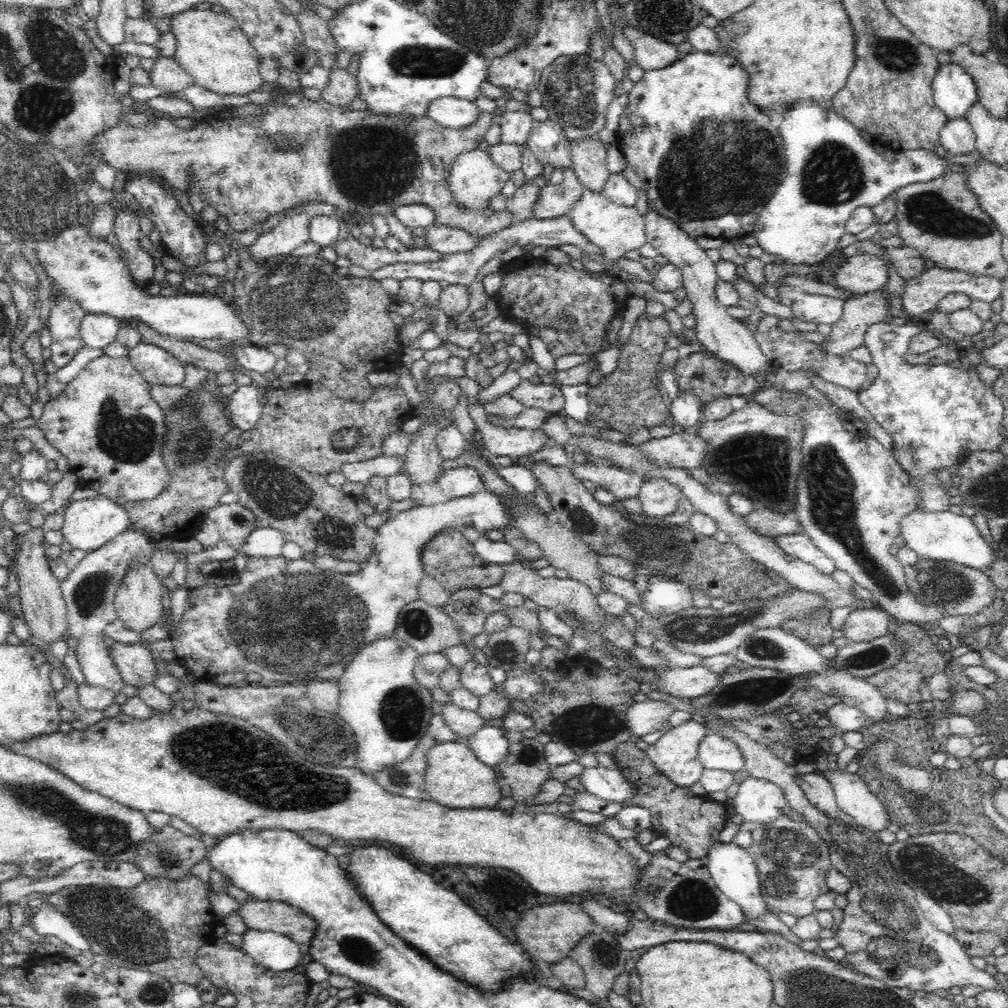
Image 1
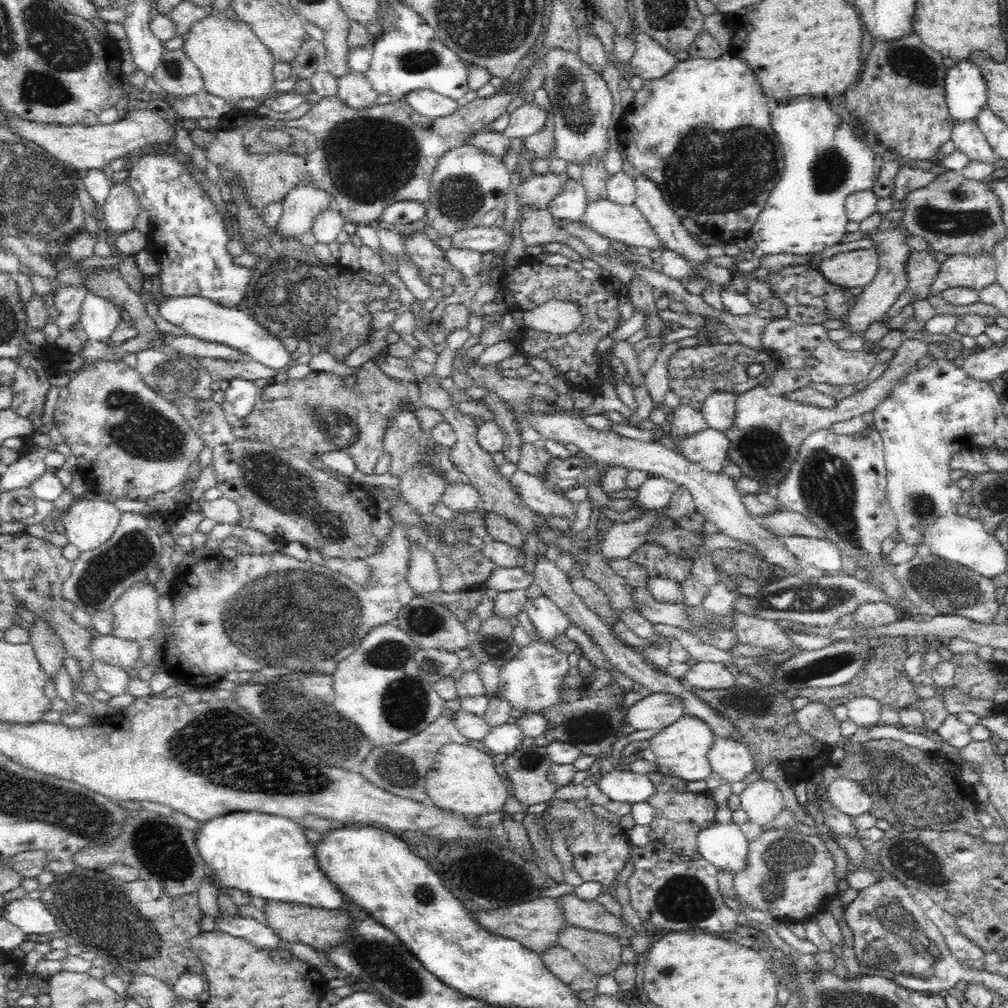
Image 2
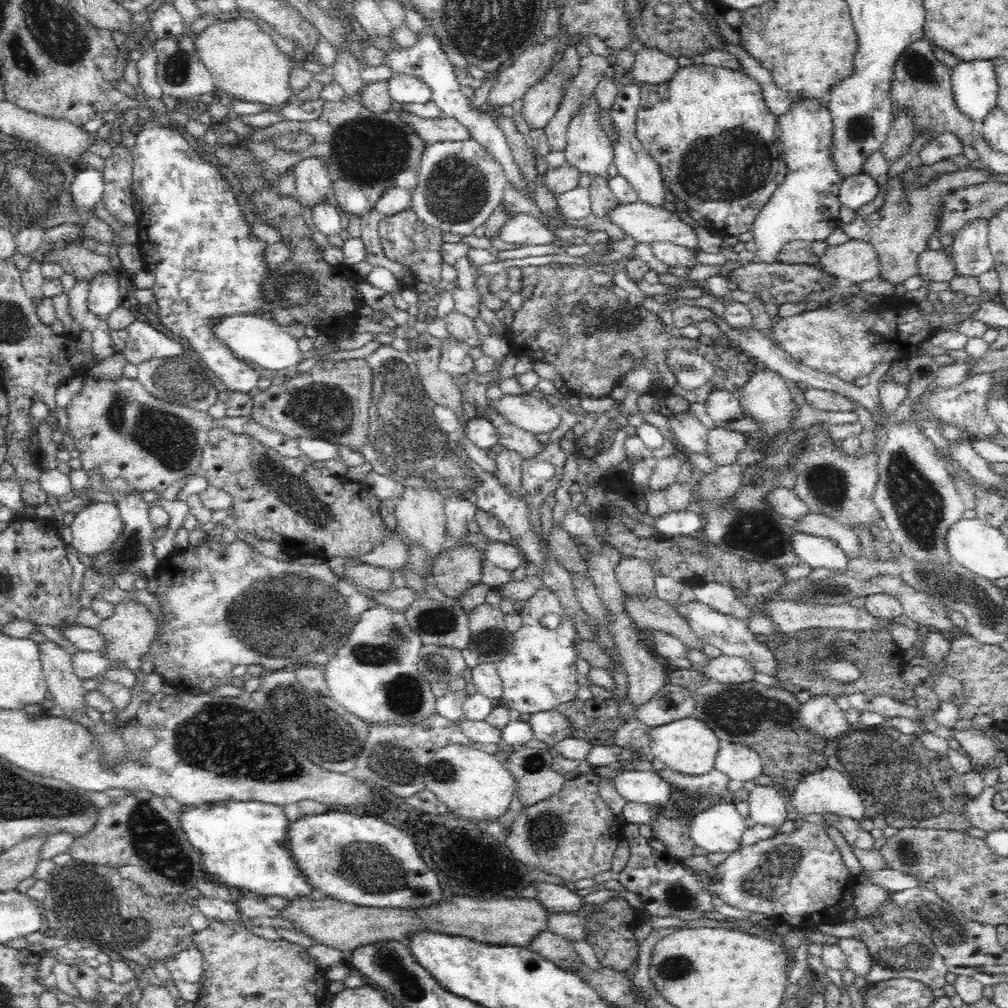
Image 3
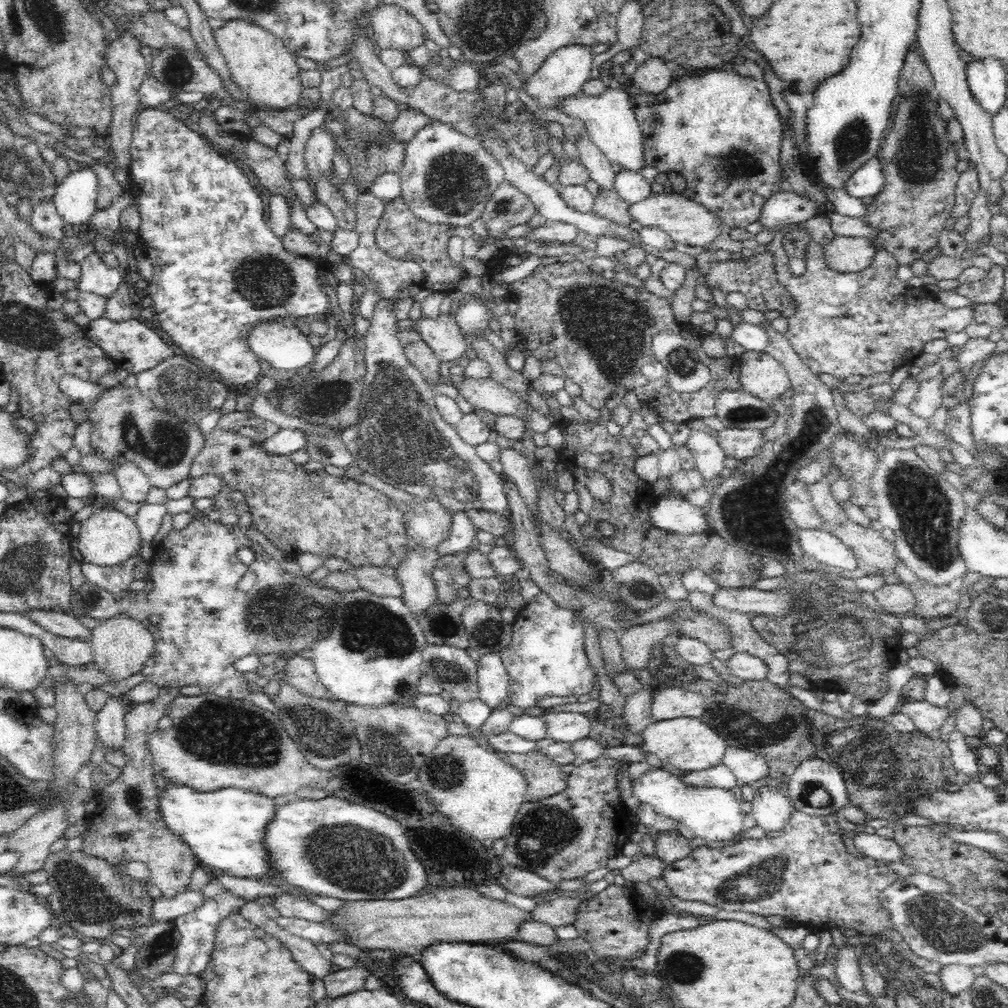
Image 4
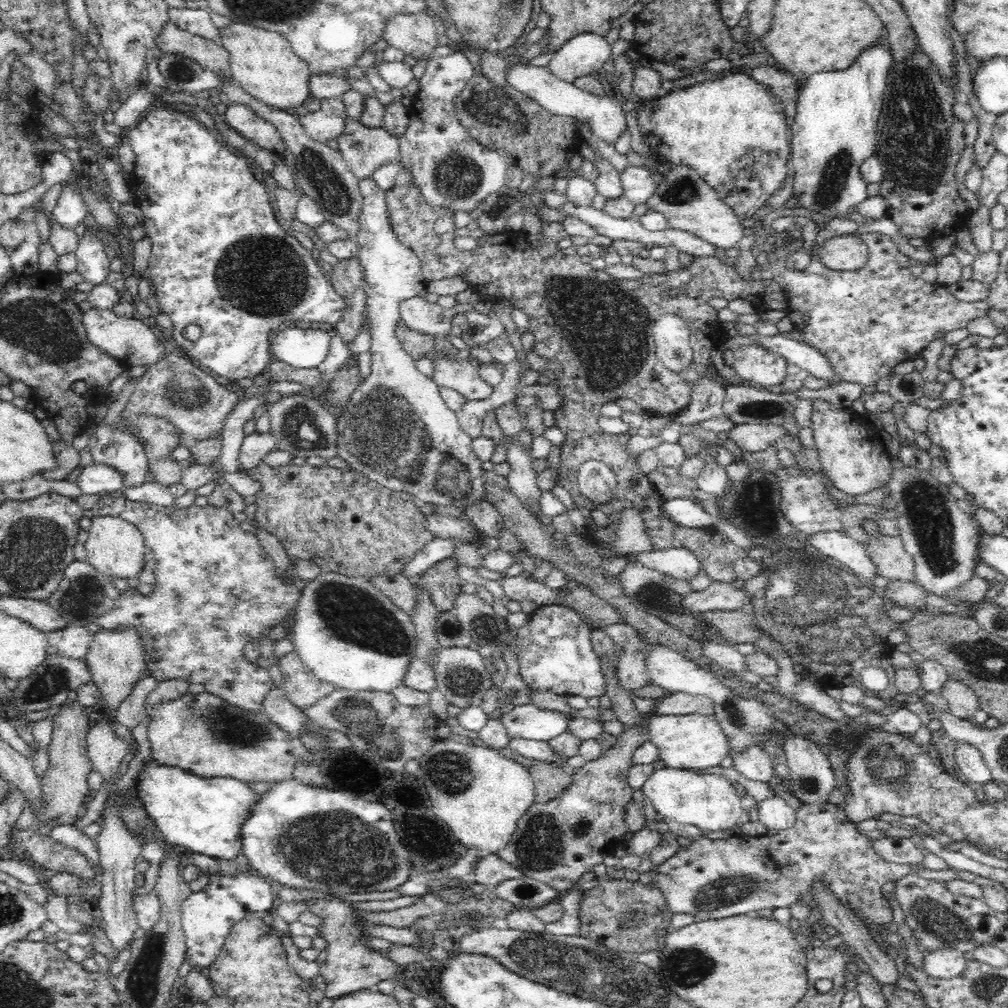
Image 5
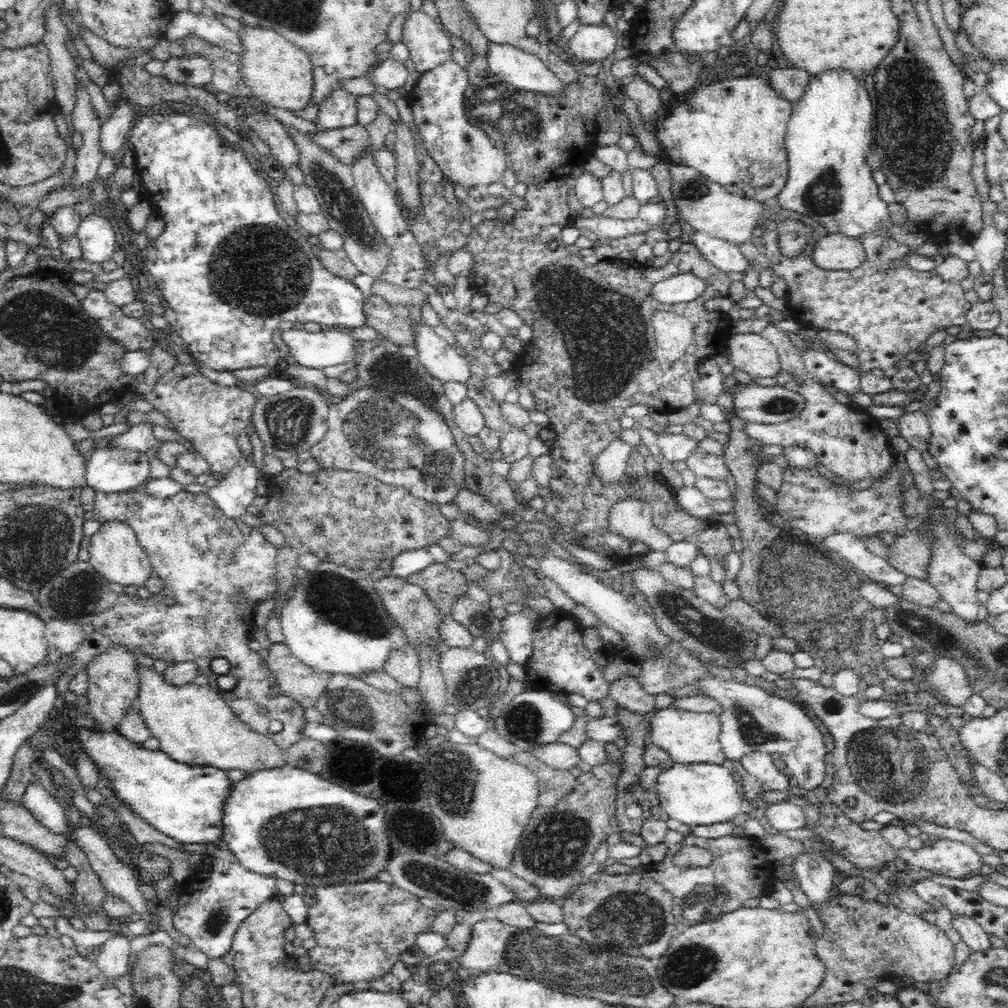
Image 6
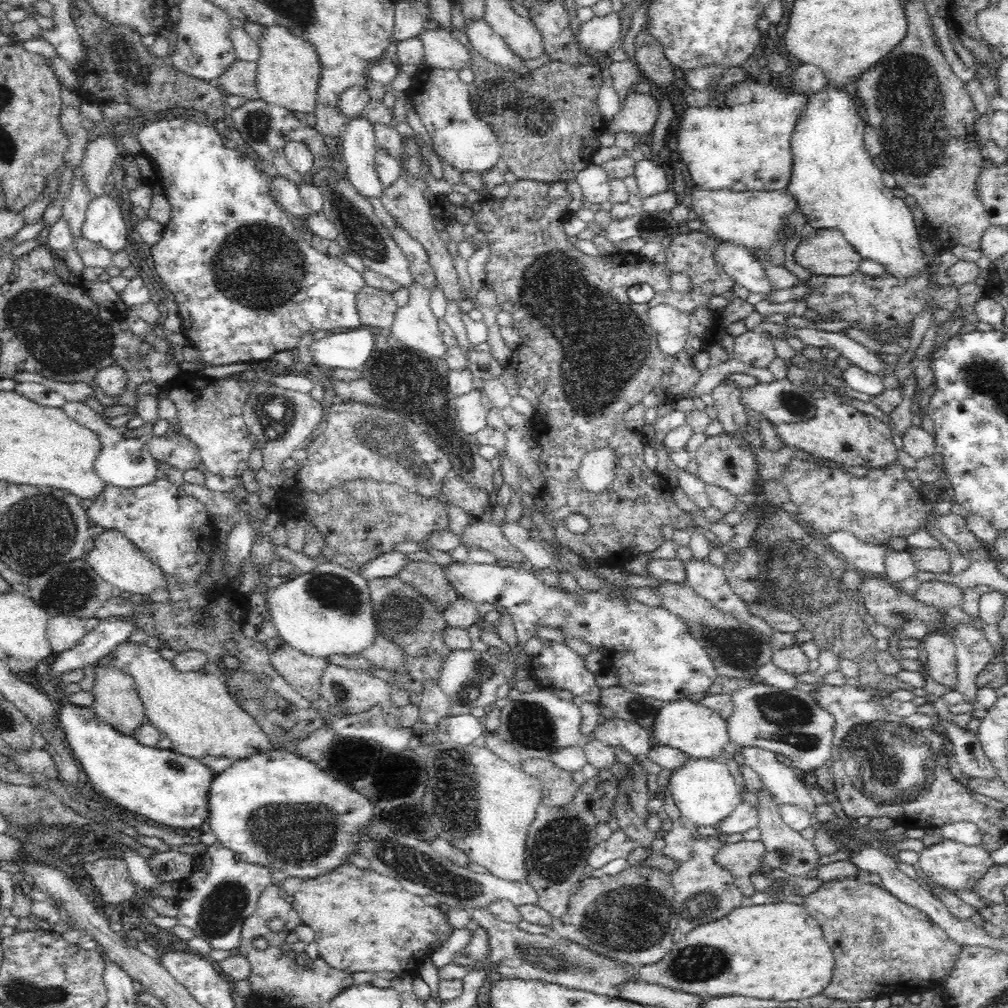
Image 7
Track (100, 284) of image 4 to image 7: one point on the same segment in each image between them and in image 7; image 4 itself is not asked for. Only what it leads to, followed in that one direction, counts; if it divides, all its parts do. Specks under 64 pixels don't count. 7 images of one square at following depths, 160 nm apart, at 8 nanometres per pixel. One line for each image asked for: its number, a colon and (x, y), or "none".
5: (93, 264)
6: (97, 237)
7: (104, 224)

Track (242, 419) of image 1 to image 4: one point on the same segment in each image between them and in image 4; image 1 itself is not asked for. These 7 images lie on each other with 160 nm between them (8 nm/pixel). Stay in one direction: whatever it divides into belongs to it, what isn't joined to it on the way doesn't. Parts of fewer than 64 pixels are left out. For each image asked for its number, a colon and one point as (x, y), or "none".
2: (241, 397)
3: (193, 236)
4: (218, 269)

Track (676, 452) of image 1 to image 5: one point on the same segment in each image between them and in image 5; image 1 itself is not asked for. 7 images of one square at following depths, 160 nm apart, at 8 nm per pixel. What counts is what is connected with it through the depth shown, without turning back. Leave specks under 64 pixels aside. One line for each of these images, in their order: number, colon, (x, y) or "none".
2: (709, 448)
3: (723, 447)
4: (740, 443)
5: (749, 437)

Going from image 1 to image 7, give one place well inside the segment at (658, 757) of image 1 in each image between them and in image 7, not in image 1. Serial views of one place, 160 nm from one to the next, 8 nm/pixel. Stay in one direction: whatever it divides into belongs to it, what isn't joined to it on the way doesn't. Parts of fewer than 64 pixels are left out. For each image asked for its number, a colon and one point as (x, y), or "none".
2: (682, 746)
3: (688, 746)
4: (691, 745)
5: (695, 742)
6: (689, 737)
7: (699, 732)

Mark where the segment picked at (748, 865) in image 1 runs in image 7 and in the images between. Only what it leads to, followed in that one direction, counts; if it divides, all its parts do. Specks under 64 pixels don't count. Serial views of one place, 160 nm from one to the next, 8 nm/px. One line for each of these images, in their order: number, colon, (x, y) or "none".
2: (725, 846)
3: (721, 829)
4: (713, 814)
5: (708, 801)
6: (702, 794)
7: (705, 792)

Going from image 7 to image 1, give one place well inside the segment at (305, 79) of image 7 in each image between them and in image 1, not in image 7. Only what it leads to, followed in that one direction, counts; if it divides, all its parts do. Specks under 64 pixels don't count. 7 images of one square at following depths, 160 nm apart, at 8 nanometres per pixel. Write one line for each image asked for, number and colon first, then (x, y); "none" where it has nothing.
1: (211, 47)
2: (234, 63)
3: (246, 64)
4: (261, 65)
5: (263, 62)
6: (279, 73)

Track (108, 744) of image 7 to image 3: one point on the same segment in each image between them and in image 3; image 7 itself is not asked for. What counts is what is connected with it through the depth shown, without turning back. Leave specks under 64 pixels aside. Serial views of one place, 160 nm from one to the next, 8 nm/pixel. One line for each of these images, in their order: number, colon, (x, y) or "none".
3: (244, 844)
4: (226, 829)
5: (206, 815)
6: (185, 802)

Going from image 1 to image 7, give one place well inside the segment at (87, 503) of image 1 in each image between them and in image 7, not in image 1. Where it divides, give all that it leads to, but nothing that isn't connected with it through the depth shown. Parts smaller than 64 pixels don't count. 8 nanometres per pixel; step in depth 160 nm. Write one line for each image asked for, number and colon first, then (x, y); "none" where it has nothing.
2: (88, 523)
3: (94, 528)
4: (108, 537)
5: (114, 547)
6: (115, 553)
7: (117, 560)

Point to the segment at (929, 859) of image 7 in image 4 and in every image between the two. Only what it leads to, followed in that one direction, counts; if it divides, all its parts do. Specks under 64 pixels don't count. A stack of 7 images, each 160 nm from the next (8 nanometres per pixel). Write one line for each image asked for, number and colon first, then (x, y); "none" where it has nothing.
4: (872, 846)
5: (903, 851)
6: (949, 858)

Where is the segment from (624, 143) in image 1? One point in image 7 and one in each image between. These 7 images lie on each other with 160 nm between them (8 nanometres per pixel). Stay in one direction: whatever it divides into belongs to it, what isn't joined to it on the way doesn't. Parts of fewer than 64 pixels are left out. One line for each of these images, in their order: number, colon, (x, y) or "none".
2: (702, 132)
3: (708, 128)
4: (720, 129)
5: (731, 130)
6: (732, 132)
7: (744, 145)

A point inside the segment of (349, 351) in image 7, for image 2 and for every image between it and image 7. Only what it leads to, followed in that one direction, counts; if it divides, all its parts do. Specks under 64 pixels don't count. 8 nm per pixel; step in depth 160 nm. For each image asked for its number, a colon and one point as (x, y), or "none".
2: (201, 318)
3: (252, 338)
4: (286, 348)
5: (300, 348)
6: (329, 347)

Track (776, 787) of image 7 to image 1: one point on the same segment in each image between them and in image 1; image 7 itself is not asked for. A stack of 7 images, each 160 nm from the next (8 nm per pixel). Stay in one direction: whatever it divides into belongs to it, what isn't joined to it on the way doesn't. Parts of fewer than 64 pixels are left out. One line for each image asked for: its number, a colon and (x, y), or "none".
1: (715, 752)
2: (731, 759)
3: (740, 763)
4: (747, 766)
5: (754, 763)
6: (759, 764)

